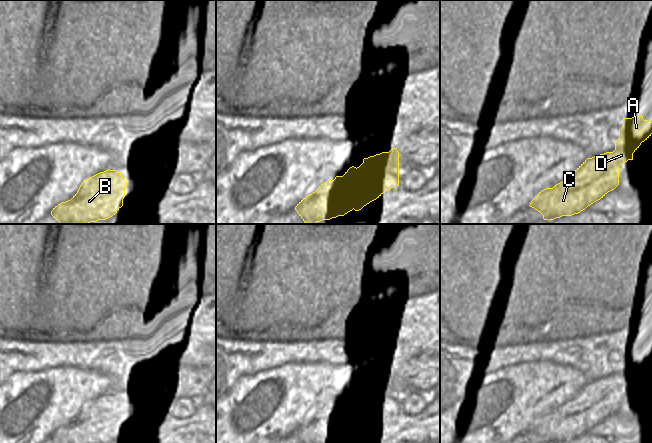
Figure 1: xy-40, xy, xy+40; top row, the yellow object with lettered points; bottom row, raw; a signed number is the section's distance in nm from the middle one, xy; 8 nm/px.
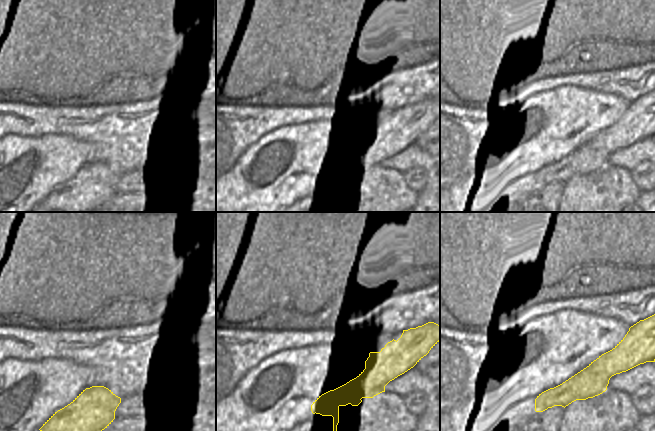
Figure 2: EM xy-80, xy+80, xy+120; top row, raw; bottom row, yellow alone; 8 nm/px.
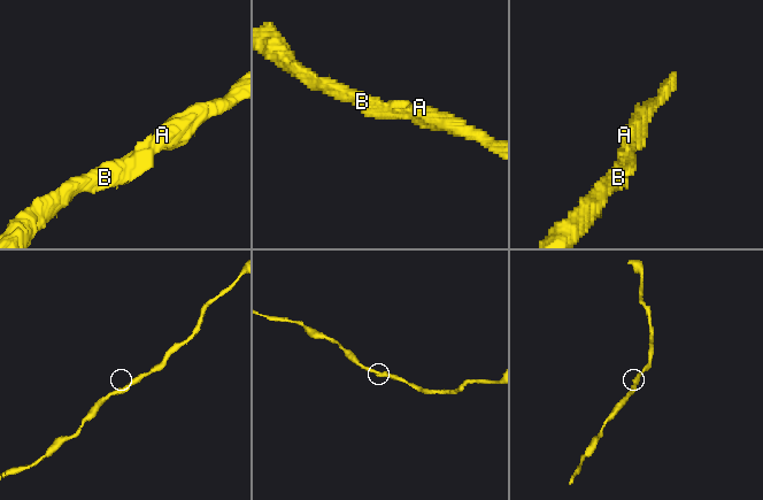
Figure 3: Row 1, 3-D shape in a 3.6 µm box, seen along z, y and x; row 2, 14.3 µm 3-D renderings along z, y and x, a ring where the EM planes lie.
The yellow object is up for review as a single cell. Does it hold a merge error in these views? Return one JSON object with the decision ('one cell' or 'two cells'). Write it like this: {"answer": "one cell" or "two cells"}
{"answer": "one cell"}

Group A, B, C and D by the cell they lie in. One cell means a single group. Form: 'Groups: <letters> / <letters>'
Groups: A B C D

